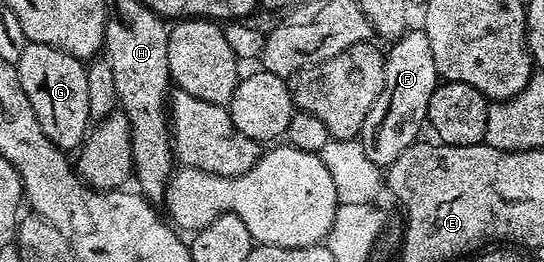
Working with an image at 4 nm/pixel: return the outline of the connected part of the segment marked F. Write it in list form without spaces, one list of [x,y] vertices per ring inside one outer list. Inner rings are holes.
[[[421,27],[408,28],[406,33],[390,42],[391,50],[386,50],[383,66],[385,79],[381,95],[369,107],[365,123],[361,127],[357,140],[365,149],[365,156],[375,165],[391,165],[410,145],[420,140],[419,132],[427,125],[429,99],[441,83],[437,67],[433,63],[433,51],[429,48],[429,39]]]

